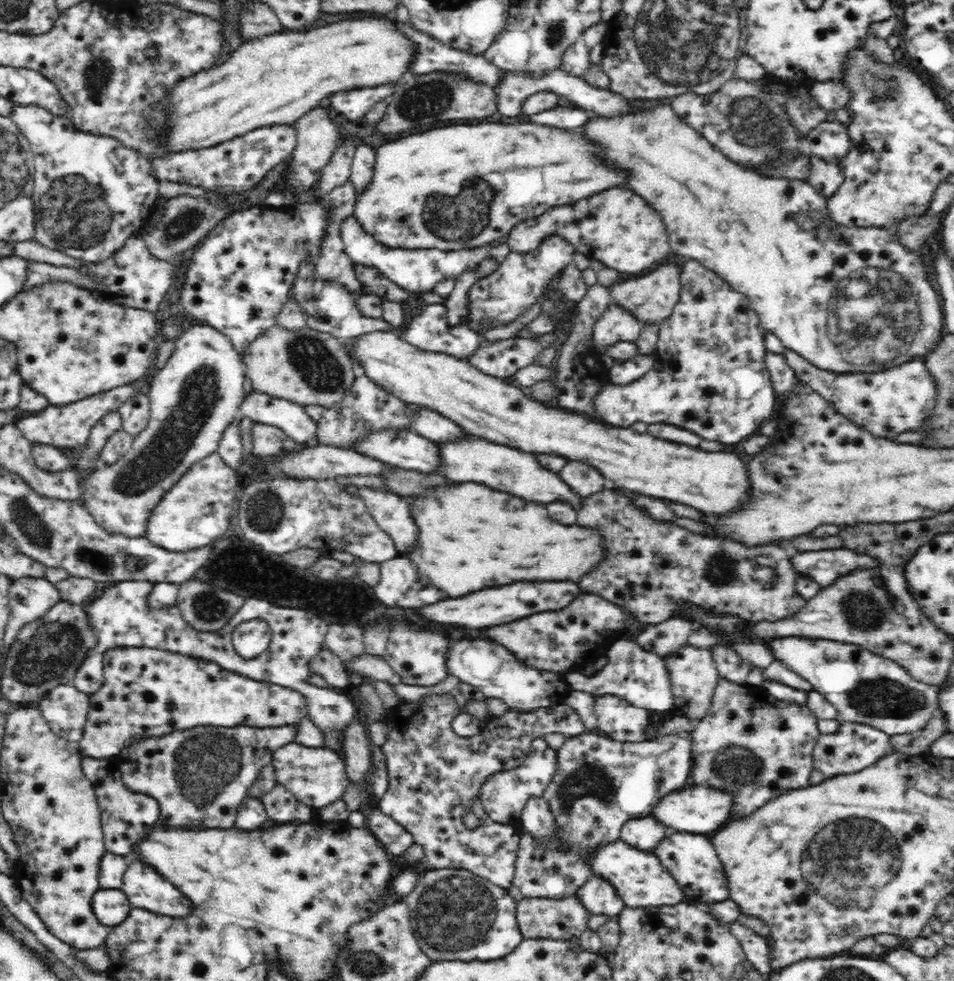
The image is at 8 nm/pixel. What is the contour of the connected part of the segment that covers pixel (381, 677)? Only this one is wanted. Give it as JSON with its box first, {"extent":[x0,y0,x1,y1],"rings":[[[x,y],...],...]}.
{"extent":[344,654,404,684],"rings":[[[364,654],[348,664],[344,664],[344,669],[349,672],[357,673],[363,677],[368,677],[376,681],[384,681],[389,684],[404,684],[404,679],[390,668],[388,662],[380,656]]]}

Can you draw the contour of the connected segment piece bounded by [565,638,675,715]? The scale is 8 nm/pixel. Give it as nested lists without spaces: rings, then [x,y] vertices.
[[[615,638],[606,648],[606,662],[601,669],[588,678],[578,671],[566,672],[566,683],[570,690],[591,693],[595,697],[603,694],[616,694],[636,708],[666,715],[675,708],[672,679],[666,656],[658,655],[654,651],[647,651],[634,641]]]

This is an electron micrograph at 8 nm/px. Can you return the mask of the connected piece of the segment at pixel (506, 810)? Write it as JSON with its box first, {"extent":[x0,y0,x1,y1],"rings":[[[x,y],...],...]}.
{"extent":[480,735,558,825],"rings":[[[540,735],[532,740],[530,752],[522,765],[494,772],[481,782],[480,799],[486,814],[494,822],[512,825],[518,820],[528,799],[540,797],[557,773],[558,751],[550,747]]]}

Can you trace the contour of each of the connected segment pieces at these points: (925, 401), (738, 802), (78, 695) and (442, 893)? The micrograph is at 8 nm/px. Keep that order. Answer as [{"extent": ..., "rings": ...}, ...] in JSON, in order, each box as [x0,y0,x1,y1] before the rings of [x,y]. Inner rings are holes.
[{"extent":[783,347,935,440],"rings":[[[784,347],[783,355],[802,383],[815,390],[822,398],[825,398],[836,412],[843,414],[856,426],[862,427],[877,437],[891,440],[891,436],[899,432],[916,430],[935,404],[935,383],[931,380],[931,376],[928,374],[926,365],[921,358],[912,358],[910,361],[904,358],[902,361],[890,364],[881,371],[871,373],[858,371],[836,374],[834,371],[814,366],[804,356],[788,347]]]},{"extent":[690,678,820,816],"rings":[[[719,678],[705,715],[693,722],[690,780],[731,796],[730,816],[746,816],[774,796],[806,788],[813,766],[813,750],[820,738],[819,718],[806,706],[778,700],[762,684],[740,686]]]},{"extent":[39,684,89,744],"rings":[[[59,684],[40,699],[39,709],[54,734],[78,744],[86,720],[89,695],[74,684]]]},{"extent":[403,868,523,960],"rings":[[[430,868],[413,892],[403,899],[410,913],[410,926],[422,952],[429,960],[496,960],[512,952],[523,939],[516,922],[517,902],[507,889],[492,884],[466,869]]]}]

